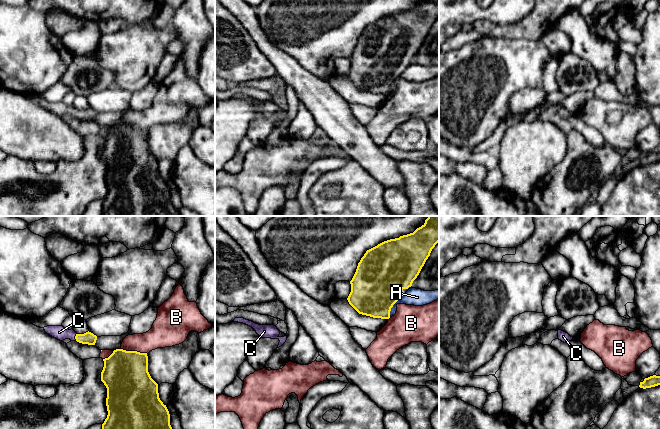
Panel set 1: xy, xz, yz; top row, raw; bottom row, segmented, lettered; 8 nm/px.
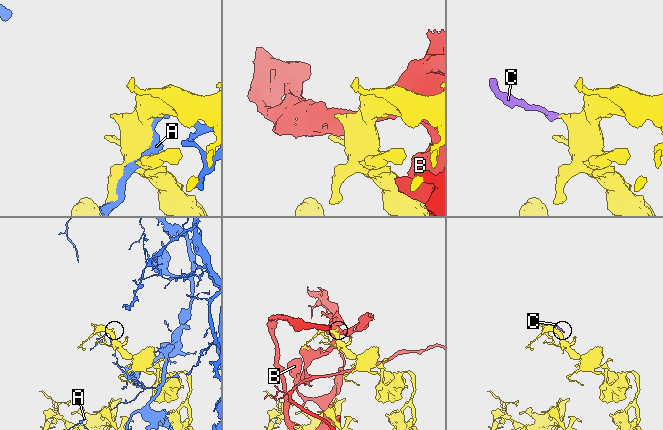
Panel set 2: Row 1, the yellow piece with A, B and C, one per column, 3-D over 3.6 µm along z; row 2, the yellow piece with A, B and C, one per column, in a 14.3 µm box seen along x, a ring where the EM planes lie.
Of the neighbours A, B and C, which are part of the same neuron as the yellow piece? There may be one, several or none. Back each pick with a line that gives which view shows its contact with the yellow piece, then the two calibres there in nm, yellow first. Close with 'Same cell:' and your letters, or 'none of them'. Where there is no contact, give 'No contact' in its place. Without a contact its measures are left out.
C: Touches yellow in xy. Thickness 100 nm (yellow) against 110 nm
Same cell: C

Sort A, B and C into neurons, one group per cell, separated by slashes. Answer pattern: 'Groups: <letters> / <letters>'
Groups: A / B / C

